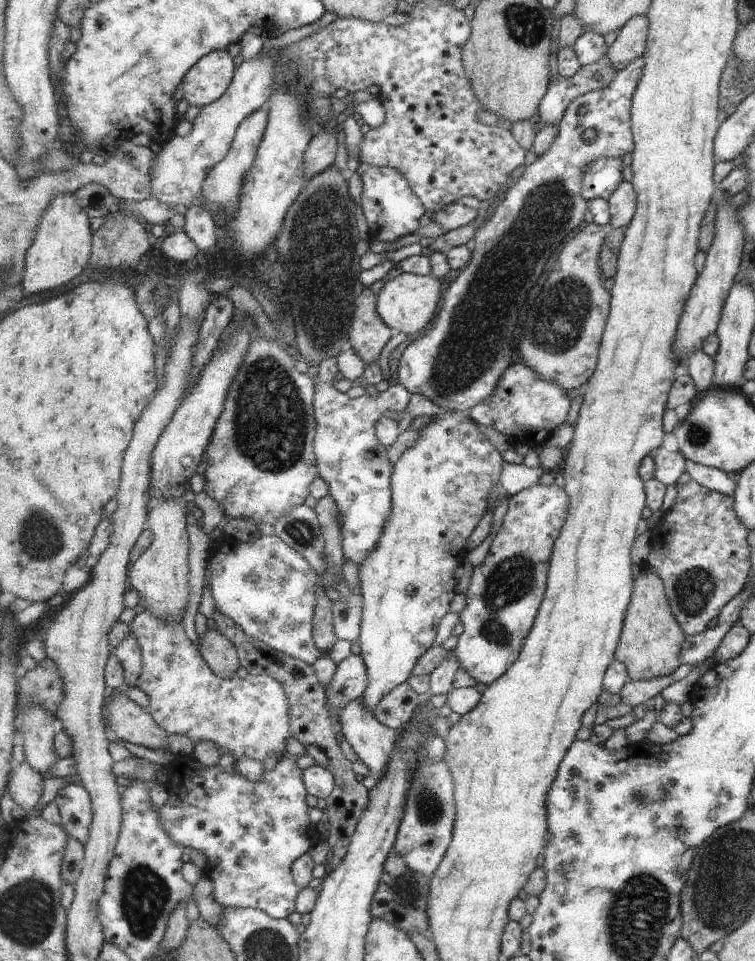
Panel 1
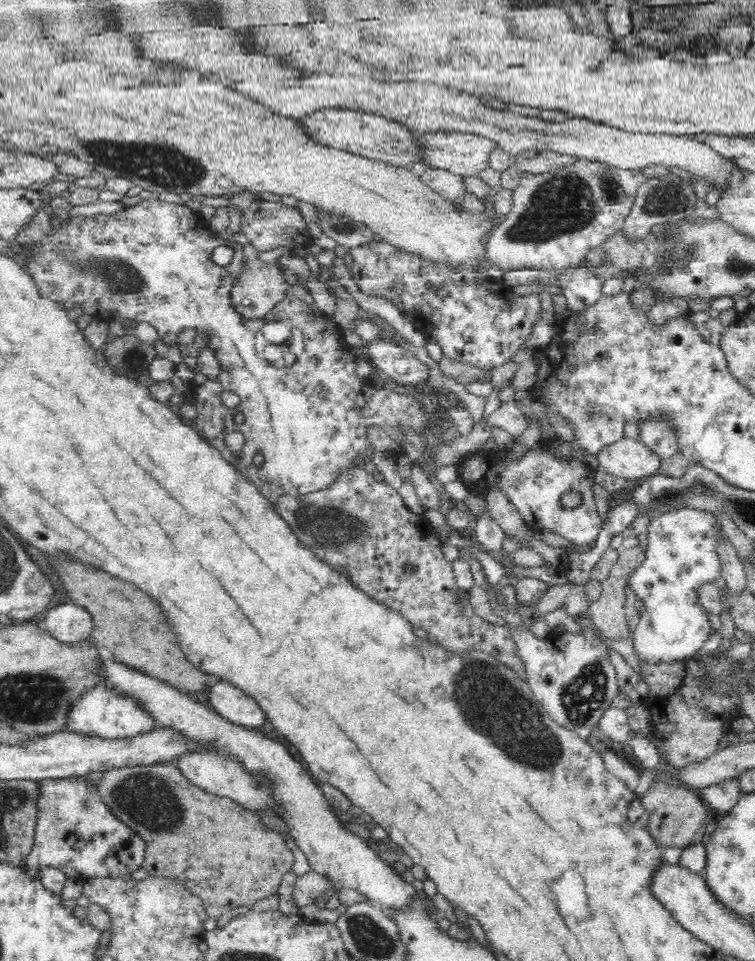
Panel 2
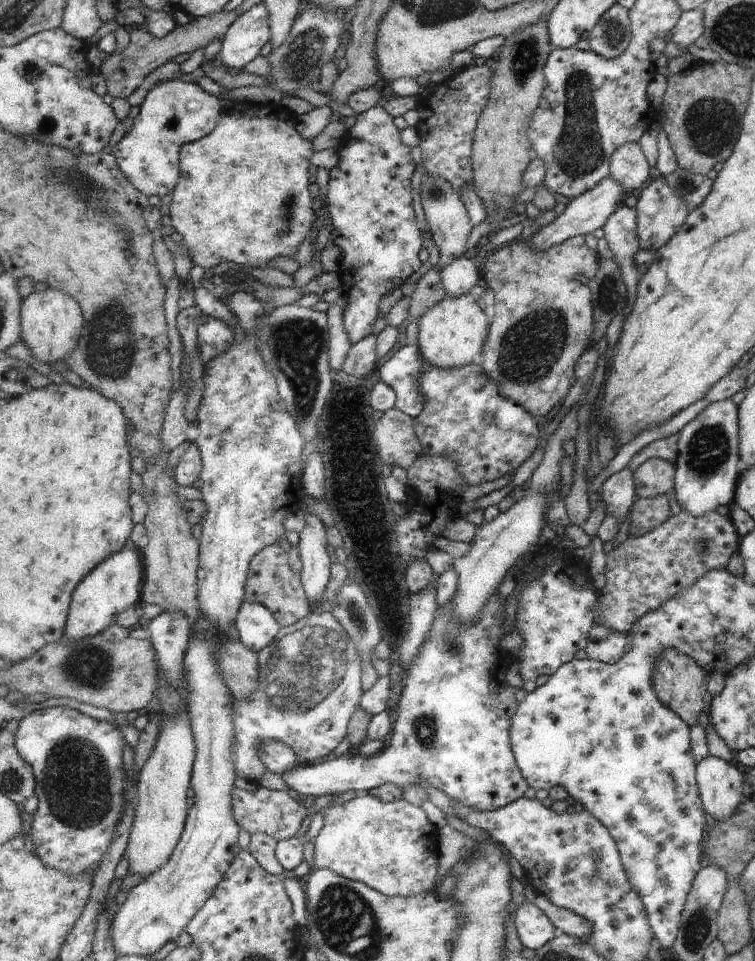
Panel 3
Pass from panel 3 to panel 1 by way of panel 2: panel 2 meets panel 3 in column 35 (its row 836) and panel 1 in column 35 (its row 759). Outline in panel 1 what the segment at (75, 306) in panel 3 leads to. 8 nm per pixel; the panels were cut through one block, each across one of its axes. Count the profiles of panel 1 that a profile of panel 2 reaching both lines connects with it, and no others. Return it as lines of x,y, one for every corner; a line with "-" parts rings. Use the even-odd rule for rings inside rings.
74,194
57,196
43,215
39,232
26,256
26,271
23,272
22,292
33,296
63,288
77,278
93,257
94,231
91,230
89,215
83,210

